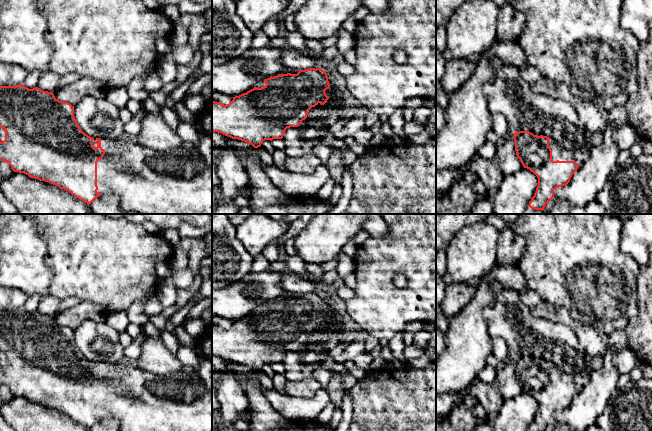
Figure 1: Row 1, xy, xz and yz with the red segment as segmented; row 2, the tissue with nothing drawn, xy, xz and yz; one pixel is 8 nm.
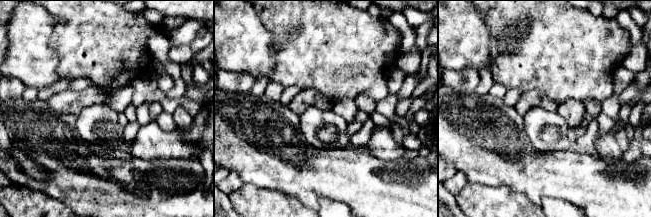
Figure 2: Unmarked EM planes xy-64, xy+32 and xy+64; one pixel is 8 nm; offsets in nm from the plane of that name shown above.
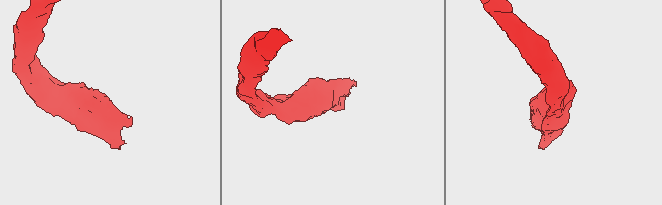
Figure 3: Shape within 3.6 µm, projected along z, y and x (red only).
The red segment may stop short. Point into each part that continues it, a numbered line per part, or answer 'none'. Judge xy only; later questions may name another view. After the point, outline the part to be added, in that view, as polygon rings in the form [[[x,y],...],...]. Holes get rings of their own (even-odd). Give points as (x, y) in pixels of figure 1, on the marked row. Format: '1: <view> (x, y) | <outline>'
1: xy (178, 181) | [[[127,137],[101,138],[101,147],[105,154],[97,162],[97,192],[117,194],[122,209],[138,214],[212,214],[212,164],[205,162],[196,147],[158,152]]]

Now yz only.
1: yz (560, 153) | [[[550,138],[549,147],[552,150],[553,161],[575,161],[573,153],[557,143],[554,139]]]

